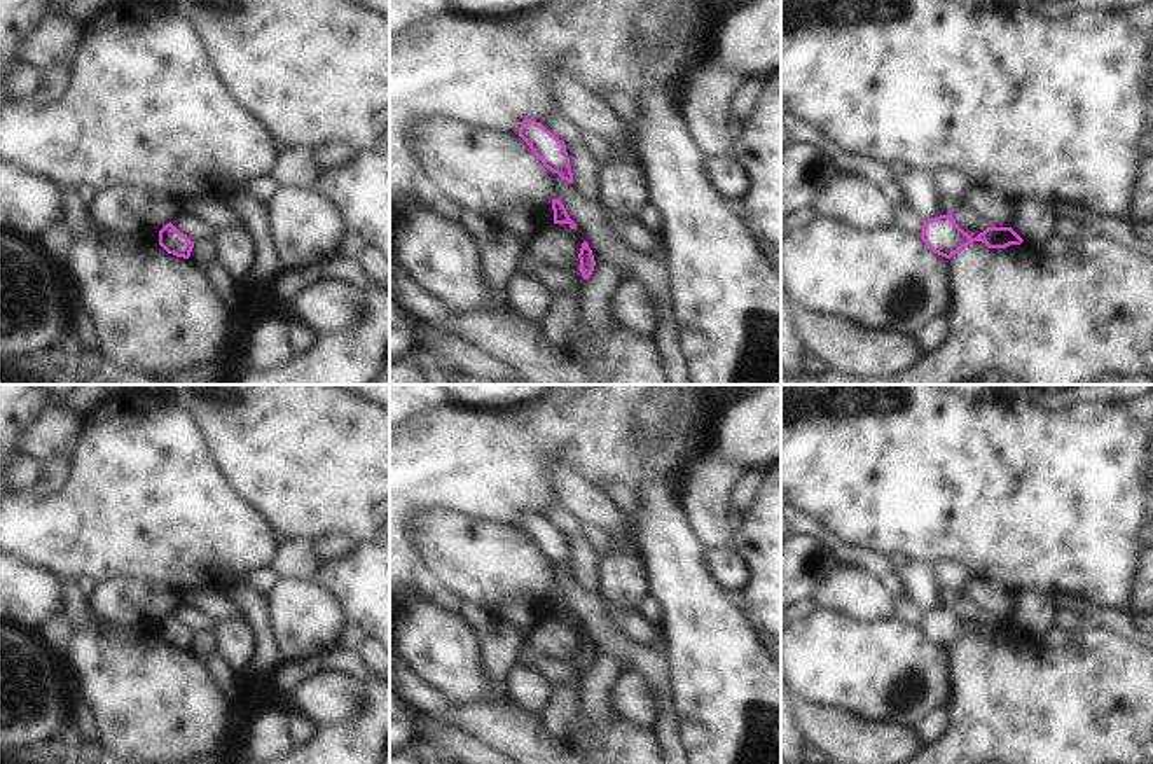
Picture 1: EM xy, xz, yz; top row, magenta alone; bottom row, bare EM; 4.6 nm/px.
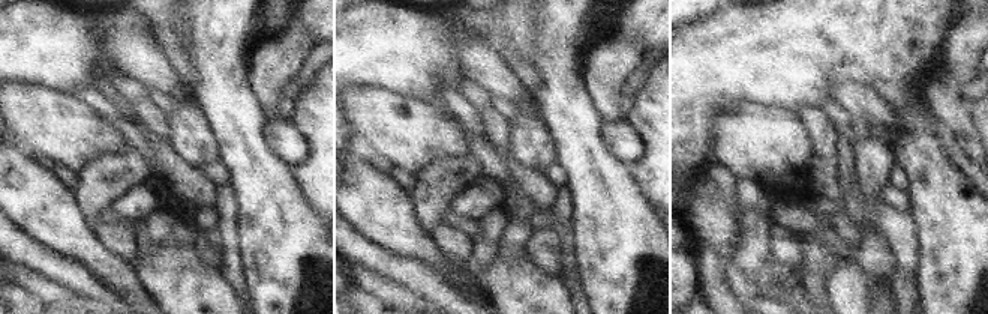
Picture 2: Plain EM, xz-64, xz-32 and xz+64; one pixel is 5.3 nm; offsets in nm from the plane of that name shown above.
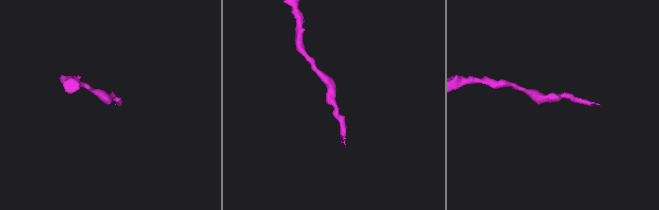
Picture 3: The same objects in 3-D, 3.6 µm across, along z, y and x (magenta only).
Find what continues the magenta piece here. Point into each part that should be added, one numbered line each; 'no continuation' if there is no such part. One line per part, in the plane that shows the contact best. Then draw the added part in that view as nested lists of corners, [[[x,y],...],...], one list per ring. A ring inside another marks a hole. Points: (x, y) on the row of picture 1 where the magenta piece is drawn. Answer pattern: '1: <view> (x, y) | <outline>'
no continuation

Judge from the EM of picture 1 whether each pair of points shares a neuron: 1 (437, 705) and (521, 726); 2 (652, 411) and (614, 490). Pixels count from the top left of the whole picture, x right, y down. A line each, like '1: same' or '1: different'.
1: same
2: different

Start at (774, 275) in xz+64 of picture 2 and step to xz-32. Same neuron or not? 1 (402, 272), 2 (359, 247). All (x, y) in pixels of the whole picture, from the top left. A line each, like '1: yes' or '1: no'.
1: yes
2: yes

